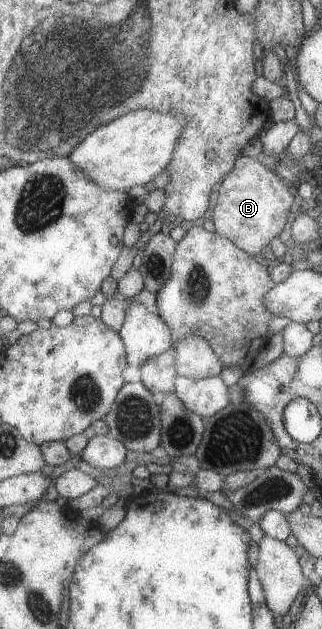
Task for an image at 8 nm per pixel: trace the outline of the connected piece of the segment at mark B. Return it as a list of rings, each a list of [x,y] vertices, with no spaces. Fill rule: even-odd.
[[[238,156],[232,165],[232,171],[219,184],[215,195],[217,201],[214,202],[210,218],[213,233],[227,238],[251,257],[269,245],[287,222],[291,196],[283,182],[271,170],[267,170],[267,163],[260,164],[251,158]]]

